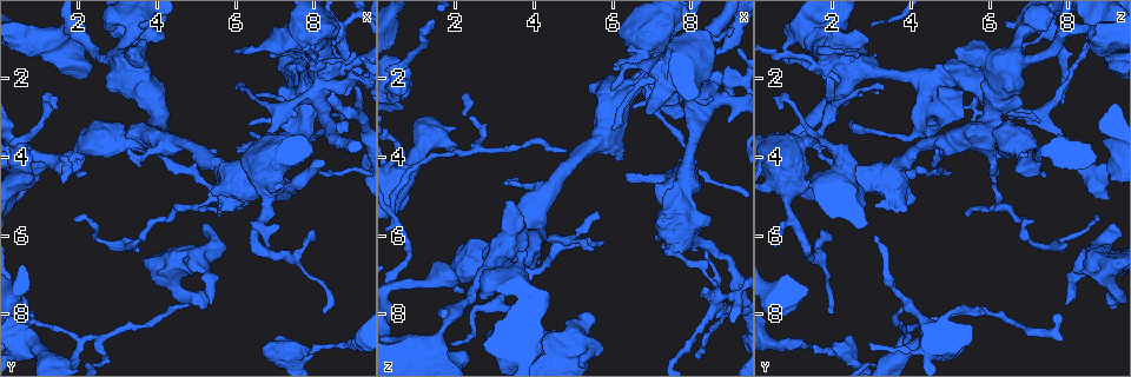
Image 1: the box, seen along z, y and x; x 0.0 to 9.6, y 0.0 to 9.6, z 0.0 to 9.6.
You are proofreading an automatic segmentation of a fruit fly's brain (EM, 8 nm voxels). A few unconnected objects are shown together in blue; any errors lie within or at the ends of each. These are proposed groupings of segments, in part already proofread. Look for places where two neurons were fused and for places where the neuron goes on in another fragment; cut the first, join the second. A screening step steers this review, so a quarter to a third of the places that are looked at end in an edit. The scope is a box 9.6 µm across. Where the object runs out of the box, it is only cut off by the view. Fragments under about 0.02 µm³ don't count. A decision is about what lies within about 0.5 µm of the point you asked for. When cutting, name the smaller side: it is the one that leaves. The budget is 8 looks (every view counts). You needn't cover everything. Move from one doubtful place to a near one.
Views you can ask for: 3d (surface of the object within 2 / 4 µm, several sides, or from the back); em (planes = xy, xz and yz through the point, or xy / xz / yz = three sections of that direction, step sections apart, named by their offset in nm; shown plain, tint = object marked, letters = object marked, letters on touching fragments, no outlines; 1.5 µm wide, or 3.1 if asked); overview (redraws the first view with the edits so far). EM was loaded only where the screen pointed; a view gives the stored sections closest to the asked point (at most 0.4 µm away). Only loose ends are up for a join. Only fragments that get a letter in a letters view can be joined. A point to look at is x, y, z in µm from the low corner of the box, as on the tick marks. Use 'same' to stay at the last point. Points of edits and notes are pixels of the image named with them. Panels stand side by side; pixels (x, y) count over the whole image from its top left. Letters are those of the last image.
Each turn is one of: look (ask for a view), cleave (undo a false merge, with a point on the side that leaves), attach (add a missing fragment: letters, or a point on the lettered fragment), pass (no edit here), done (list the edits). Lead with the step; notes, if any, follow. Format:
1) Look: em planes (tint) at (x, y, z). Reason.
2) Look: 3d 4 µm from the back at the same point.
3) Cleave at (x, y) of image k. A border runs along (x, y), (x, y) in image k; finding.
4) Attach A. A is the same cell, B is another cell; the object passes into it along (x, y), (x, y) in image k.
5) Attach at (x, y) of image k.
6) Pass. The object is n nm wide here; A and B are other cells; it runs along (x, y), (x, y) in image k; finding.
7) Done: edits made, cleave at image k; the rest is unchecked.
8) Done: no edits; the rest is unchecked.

Look: em planes (plain) at (8.65, 0.85, 7.55). Sudden change in width.

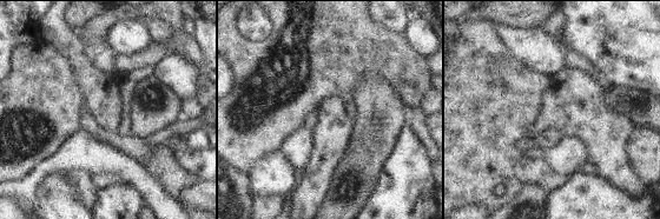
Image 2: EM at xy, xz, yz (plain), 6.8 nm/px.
Look: em planes (letters) at the same point.

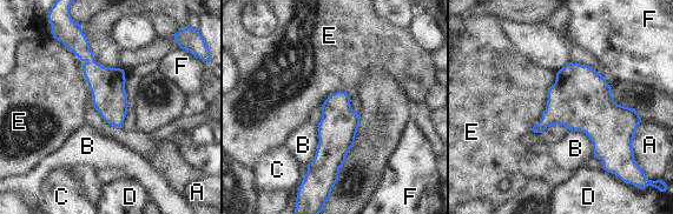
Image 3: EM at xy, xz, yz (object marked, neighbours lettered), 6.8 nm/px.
Pass. A, B, C, D, E and F are other cells; a border runs along (569, 128), (587, 135), (594, 155) in image 3; one neuron here.

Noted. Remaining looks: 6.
Look: em xy step 8 (tint) at (8.20, 1.65, 1.30). Abrupt turn.

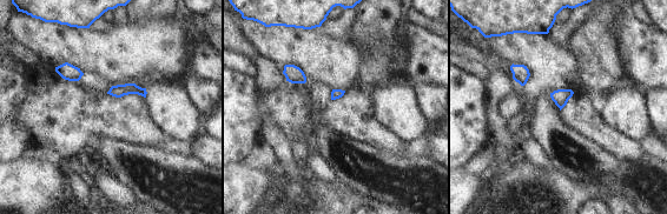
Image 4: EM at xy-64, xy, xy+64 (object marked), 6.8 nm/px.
Look: em planes (tint) at the same point. Cut it another way.

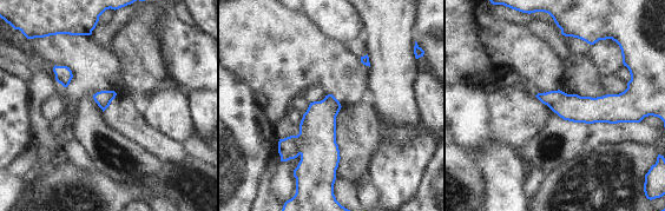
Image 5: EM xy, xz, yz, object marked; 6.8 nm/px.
Look: em planes (letters) at the same point.

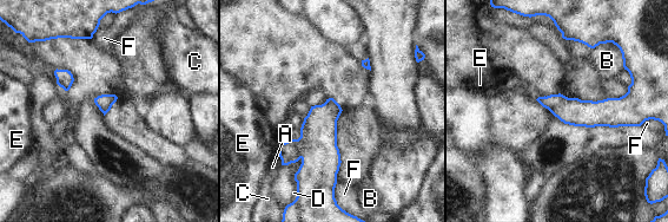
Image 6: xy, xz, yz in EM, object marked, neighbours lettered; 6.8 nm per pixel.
Cleave at (289, 152) of image 6. The object is 110 nm wide here; A, B, C, D, E and F are other cells; a border runs along (291, 139), (296, 143), (302, 157) in image 6; a second neuron is stuck on.

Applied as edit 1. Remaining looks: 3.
Done: edits made, cleave at image 6; the rest is unchecked.

